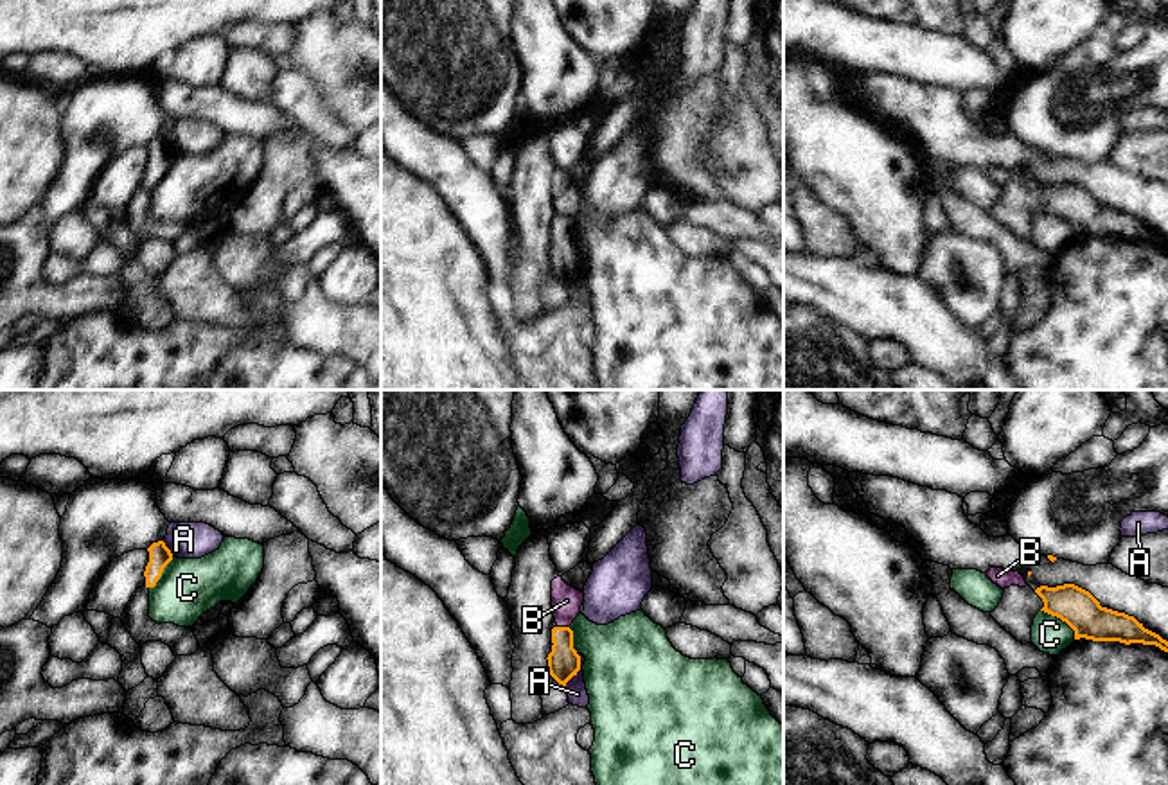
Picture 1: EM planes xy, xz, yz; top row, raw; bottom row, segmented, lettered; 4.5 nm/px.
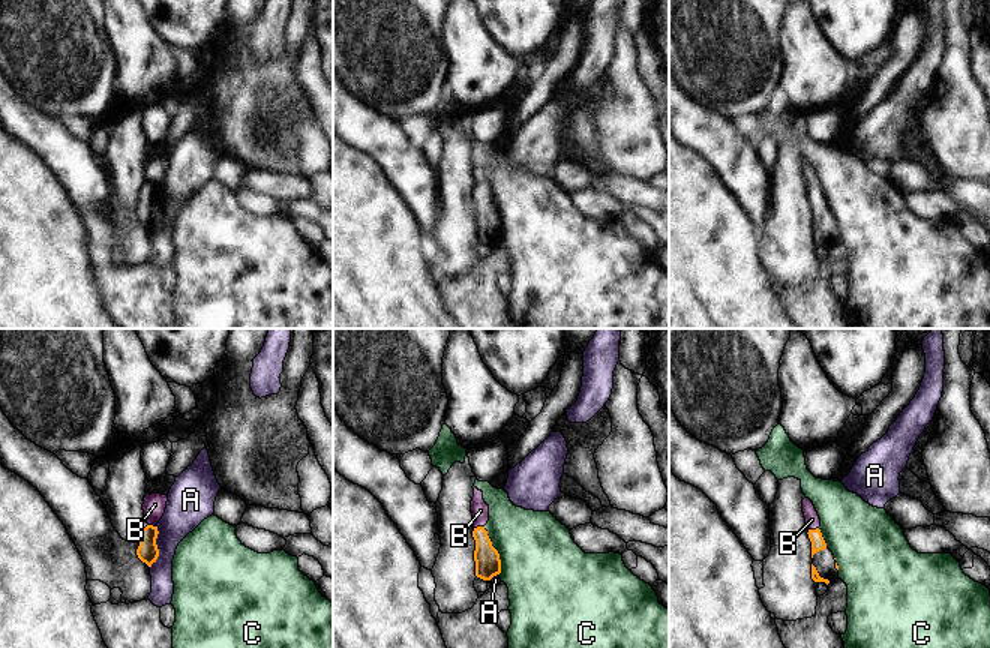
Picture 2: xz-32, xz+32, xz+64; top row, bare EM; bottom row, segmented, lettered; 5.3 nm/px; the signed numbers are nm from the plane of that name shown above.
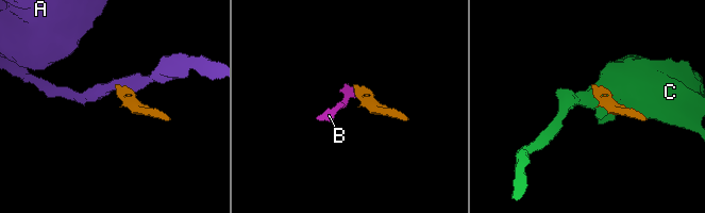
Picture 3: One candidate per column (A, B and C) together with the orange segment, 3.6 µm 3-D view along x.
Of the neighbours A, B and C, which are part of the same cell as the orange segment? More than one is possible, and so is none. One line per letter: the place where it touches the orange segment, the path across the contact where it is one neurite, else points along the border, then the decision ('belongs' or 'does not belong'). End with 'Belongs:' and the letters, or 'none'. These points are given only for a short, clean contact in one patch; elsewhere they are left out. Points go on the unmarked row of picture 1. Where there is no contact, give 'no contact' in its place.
A: xz (579, 266) | along xz (579, 252), (579, 268), (565, 282) | does not belong
B: xz (563, 225) | across xz (563, 259), (563, 225), (566, 198) | belongs
C: yz (1061, 216) | along yz (1041, 207), (1059, 214), (1073, 229), (1075, 236) | does not belong
Belongs: B

